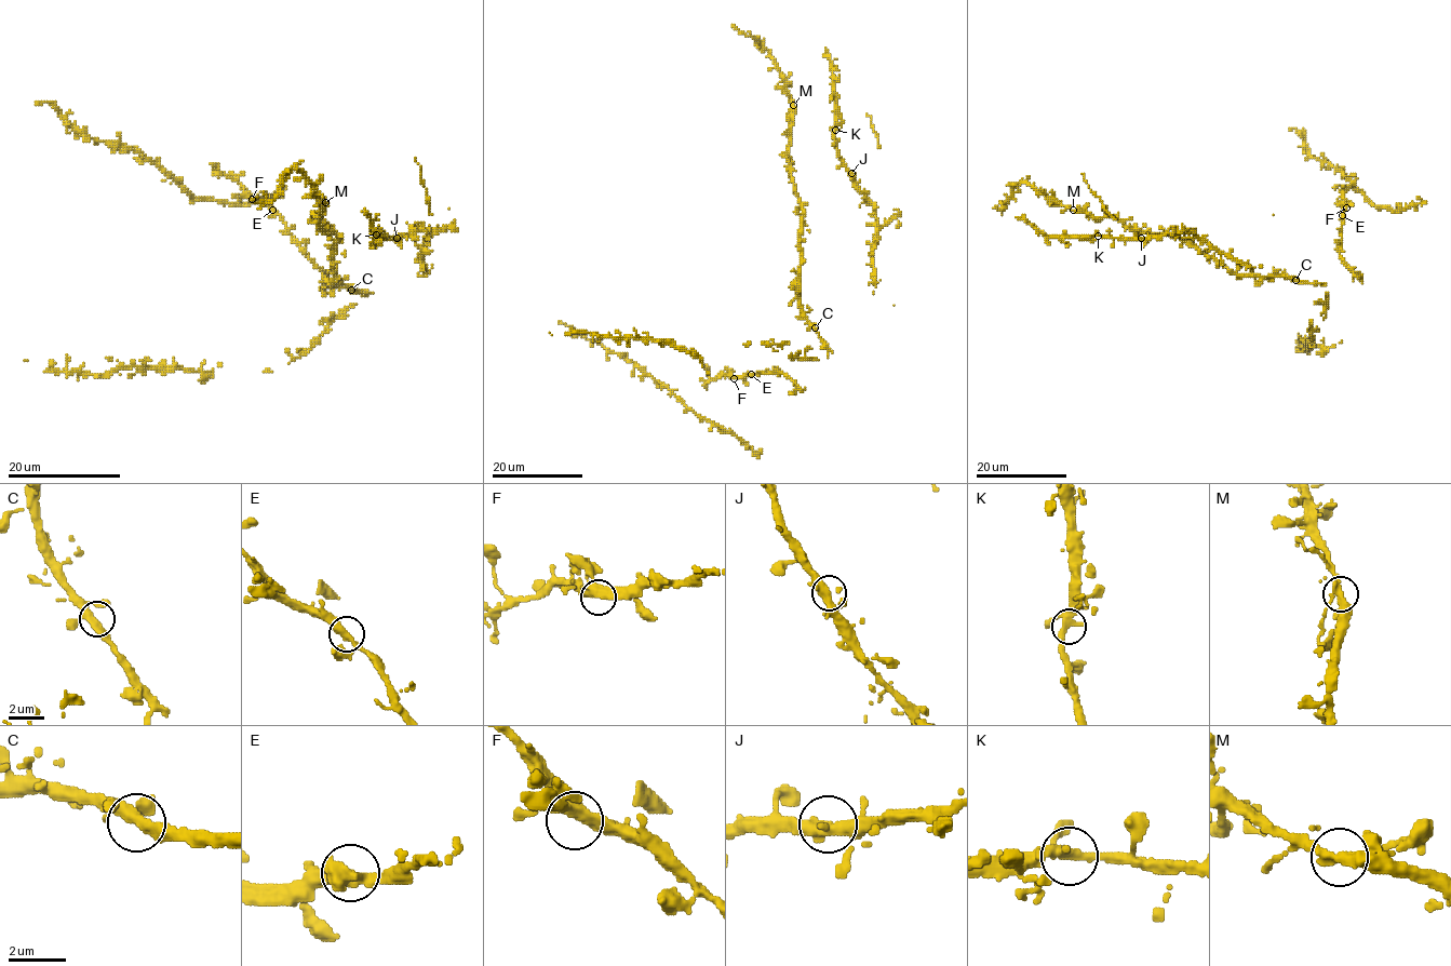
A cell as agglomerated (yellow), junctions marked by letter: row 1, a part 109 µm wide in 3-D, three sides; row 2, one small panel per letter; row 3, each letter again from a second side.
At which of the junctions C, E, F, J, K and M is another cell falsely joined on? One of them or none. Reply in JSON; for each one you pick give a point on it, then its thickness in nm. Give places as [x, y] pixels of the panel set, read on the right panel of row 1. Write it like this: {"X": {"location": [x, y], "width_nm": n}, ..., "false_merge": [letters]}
{"false_merge": []}

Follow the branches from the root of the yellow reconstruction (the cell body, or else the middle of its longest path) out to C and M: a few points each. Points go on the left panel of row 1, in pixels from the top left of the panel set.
C: (333, 284), (344, 284), (351, 290)
M: (333, 284), (332, 254), (336, 235), (326, 231), (318, 222), (324, 202)

